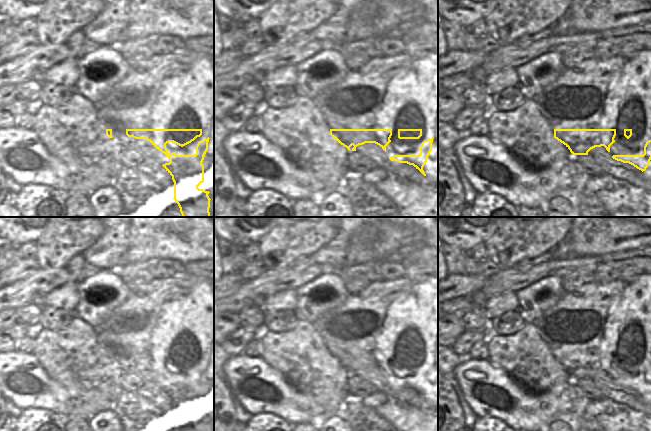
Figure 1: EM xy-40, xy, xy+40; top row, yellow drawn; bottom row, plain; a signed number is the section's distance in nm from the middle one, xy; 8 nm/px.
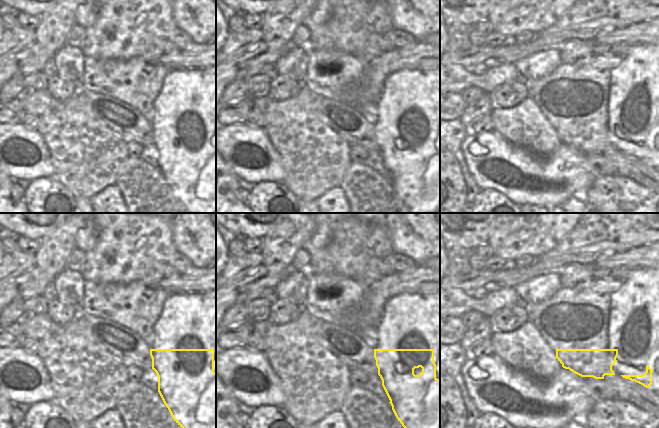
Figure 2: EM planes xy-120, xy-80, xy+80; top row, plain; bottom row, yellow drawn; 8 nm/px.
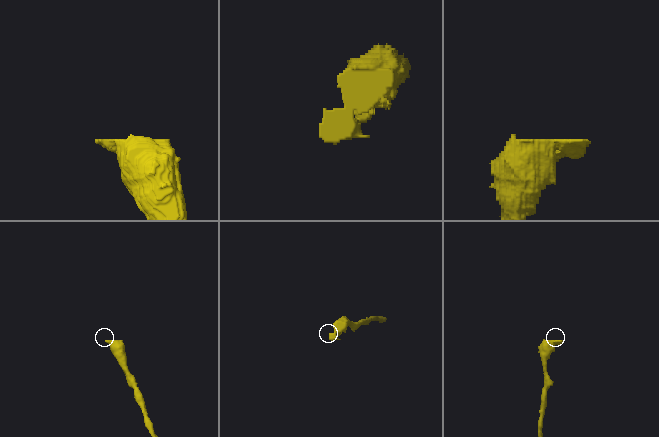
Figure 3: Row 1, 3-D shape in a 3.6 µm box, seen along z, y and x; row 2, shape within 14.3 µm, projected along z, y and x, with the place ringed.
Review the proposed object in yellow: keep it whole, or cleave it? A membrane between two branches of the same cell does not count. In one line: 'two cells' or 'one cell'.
one cell

